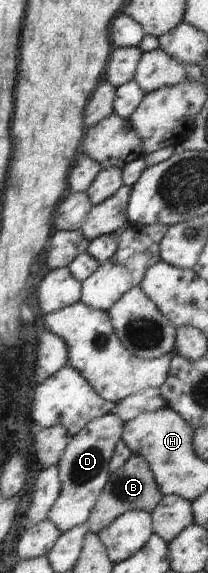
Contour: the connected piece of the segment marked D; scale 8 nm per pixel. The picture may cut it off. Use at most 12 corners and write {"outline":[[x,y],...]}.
{"outline":[[109,413],[70,436],[48,513],[59,531],[88,521],[122,439]]}

